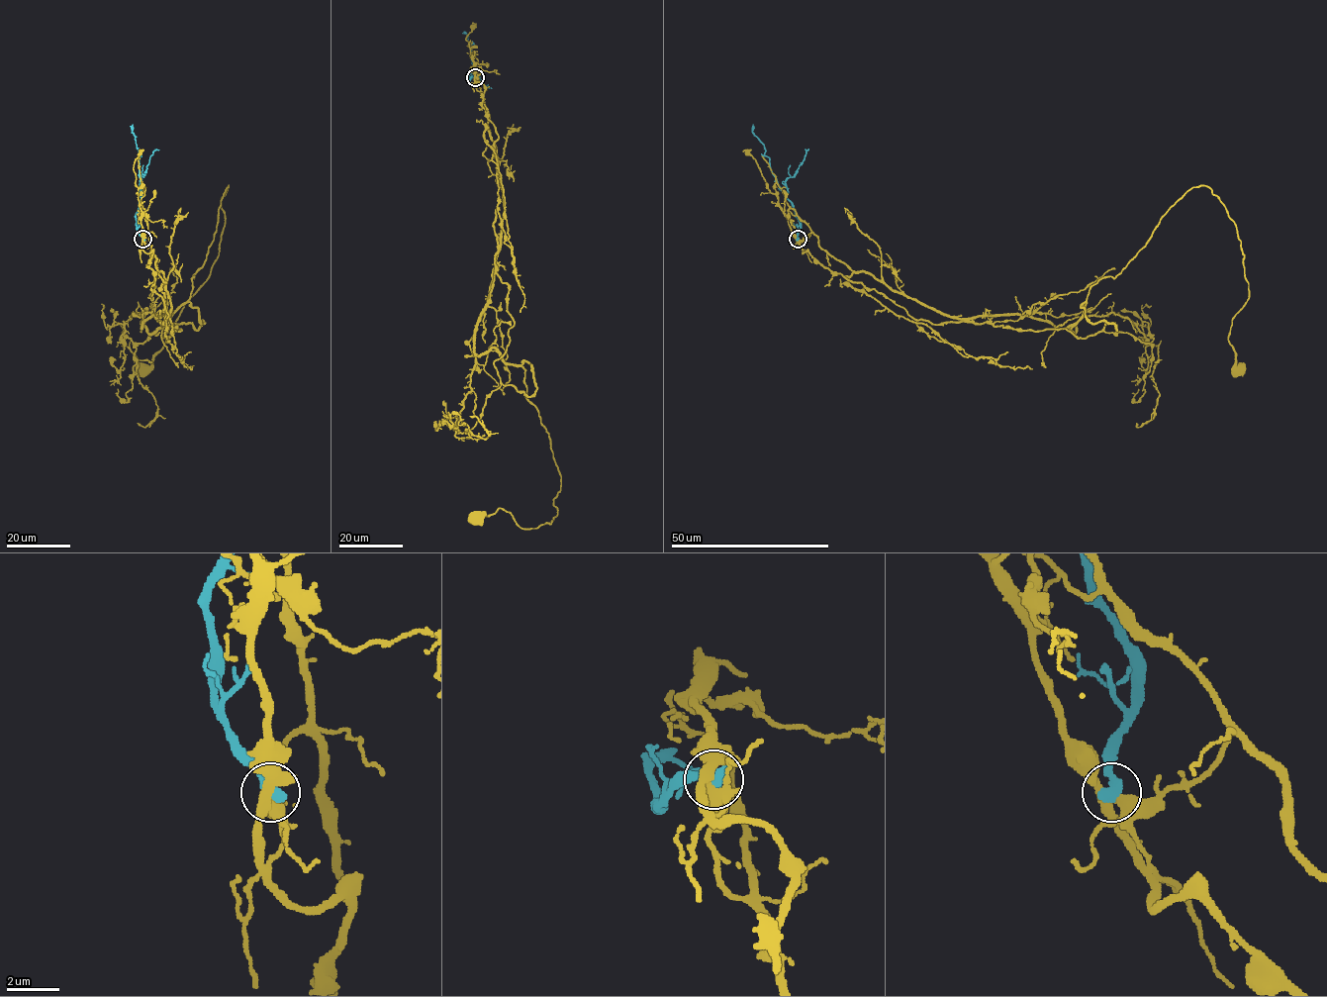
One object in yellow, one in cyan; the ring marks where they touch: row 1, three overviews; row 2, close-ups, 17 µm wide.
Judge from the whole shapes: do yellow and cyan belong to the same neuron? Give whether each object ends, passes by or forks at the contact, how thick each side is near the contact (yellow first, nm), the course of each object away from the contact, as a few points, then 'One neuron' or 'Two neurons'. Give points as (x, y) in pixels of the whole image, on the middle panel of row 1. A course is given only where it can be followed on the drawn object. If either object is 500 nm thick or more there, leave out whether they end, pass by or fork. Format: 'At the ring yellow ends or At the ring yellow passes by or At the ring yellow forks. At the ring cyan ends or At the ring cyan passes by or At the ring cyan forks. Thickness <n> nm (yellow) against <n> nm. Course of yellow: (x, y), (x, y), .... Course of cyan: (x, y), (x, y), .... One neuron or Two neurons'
Thickness 300 nm (yellow) against 500 nm. Course of yellow: (475, 77), (504, 209), (475, 352), (524, 369), (560, 474), (550, 524), (522, 529), (501, 508), (478, 515). Course of cyan: (475, 77), (469, 79), (473, 68), (470, 49), (474, 46), (469, 44), (465, 33). Two neurons

